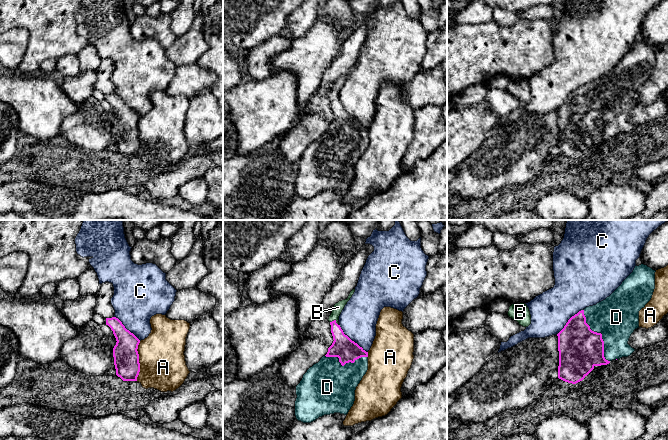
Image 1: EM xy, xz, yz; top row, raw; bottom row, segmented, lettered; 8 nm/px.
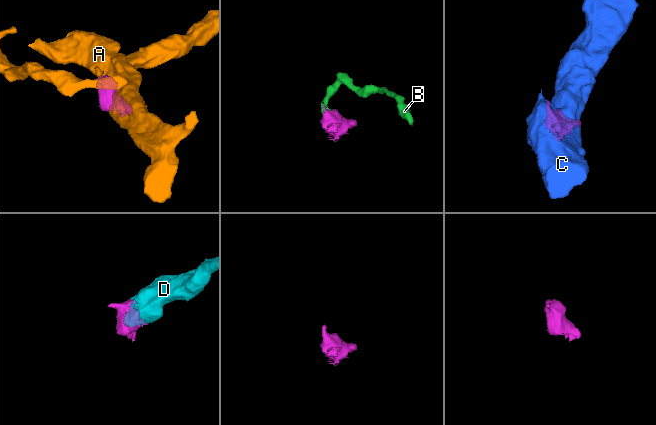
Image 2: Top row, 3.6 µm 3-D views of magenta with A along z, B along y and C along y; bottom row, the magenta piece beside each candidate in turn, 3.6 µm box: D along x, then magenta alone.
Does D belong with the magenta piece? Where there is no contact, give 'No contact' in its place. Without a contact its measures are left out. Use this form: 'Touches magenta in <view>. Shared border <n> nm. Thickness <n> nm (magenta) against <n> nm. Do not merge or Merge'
Touches magenta in yz. Shared border 480 nm. Thickness 360 nm (magenta) against 340 nm. Merge

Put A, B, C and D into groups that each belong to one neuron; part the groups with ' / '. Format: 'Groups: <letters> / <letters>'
Groups: A / B D / C

